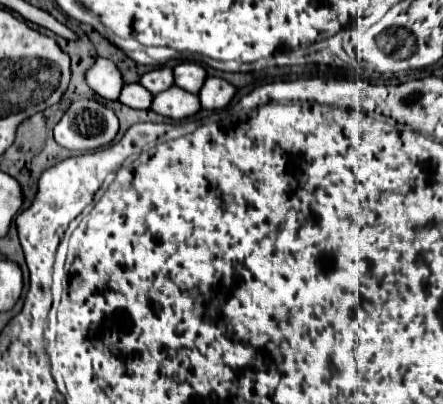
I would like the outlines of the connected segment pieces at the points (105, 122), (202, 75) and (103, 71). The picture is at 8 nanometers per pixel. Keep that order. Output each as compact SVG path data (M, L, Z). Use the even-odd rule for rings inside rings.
M96 99L74 101L54 127L58 145L70 151L94 151L108 145L118 133L118 117Z
M186 61L186 63L178 63L174 67L174 83L178 87L182 87L184 91L198 93L200 87L204 85L204 79L206 79L206 71L198 63Z
M96 57L92 67L86 71L86 83L96 95L108 101L116 101L124 81L120 79L120 71L112 61L104 57Z

